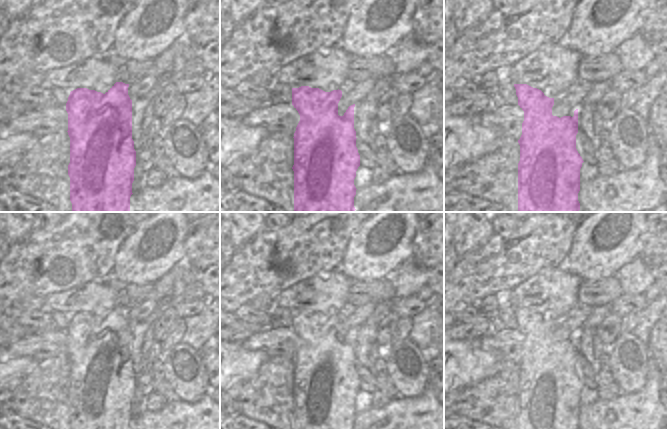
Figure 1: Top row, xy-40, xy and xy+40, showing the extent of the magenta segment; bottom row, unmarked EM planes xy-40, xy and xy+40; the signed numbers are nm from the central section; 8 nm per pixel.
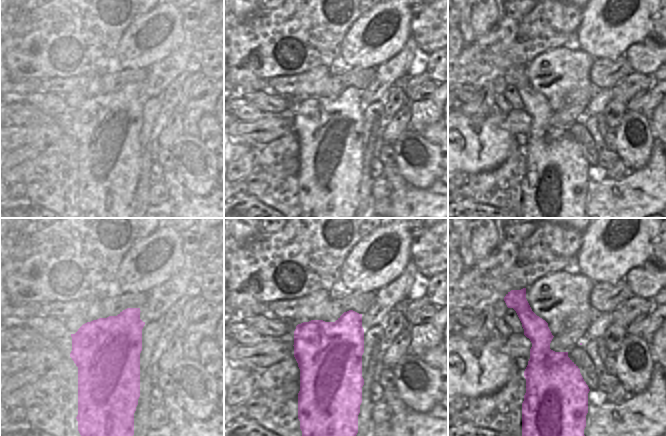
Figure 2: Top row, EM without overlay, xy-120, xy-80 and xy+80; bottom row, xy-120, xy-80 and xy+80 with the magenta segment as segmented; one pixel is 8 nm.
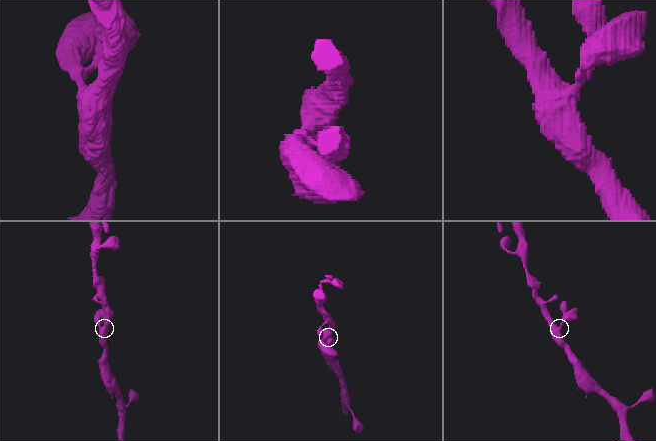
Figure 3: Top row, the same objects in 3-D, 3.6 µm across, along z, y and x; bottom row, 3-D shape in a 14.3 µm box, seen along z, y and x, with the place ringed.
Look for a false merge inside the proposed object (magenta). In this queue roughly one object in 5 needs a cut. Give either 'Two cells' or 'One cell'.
One cell.

